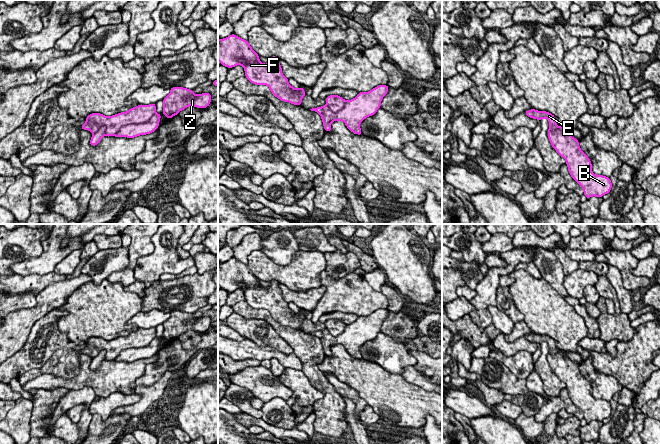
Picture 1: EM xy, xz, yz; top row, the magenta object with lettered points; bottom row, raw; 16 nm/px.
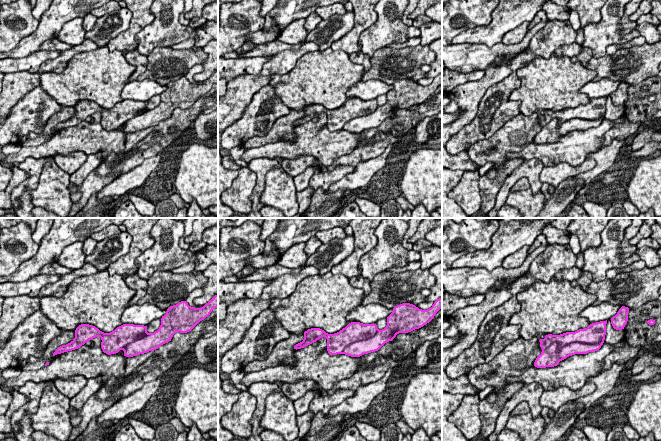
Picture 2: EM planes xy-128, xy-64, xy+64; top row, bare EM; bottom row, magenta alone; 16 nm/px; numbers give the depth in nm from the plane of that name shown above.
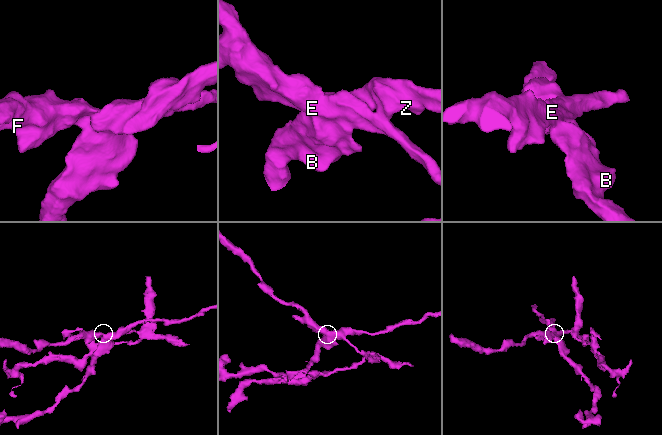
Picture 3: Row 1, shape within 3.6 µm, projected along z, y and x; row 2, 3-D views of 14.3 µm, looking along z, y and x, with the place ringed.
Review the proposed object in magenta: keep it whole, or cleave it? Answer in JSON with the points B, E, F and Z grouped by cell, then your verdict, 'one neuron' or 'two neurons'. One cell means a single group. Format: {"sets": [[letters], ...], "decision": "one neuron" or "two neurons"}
{"sets": [["B", "Z"], ["E", "F"]], "decision": "two neurons"}

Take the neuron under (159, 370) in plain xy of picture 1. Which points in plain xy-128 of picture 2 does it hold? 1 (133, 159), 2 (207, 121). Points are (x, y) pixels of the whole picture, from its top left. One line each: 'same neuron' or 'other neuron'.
1: same neuron
2: other neuron

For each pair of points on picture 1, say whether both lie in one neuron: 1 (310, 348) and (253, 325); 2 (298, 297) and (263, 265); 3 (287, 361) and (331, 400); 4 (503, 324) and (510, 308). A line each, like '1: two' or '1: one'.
1: two
2: two
3: two
4: two

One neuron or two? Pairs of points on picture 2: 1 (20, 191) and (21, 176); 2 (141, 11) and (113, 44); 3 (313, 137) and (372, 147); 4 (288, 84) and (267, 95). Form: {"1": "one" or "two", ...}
{"1": "two", "2": "one", "3": "two", "4": "two"}

